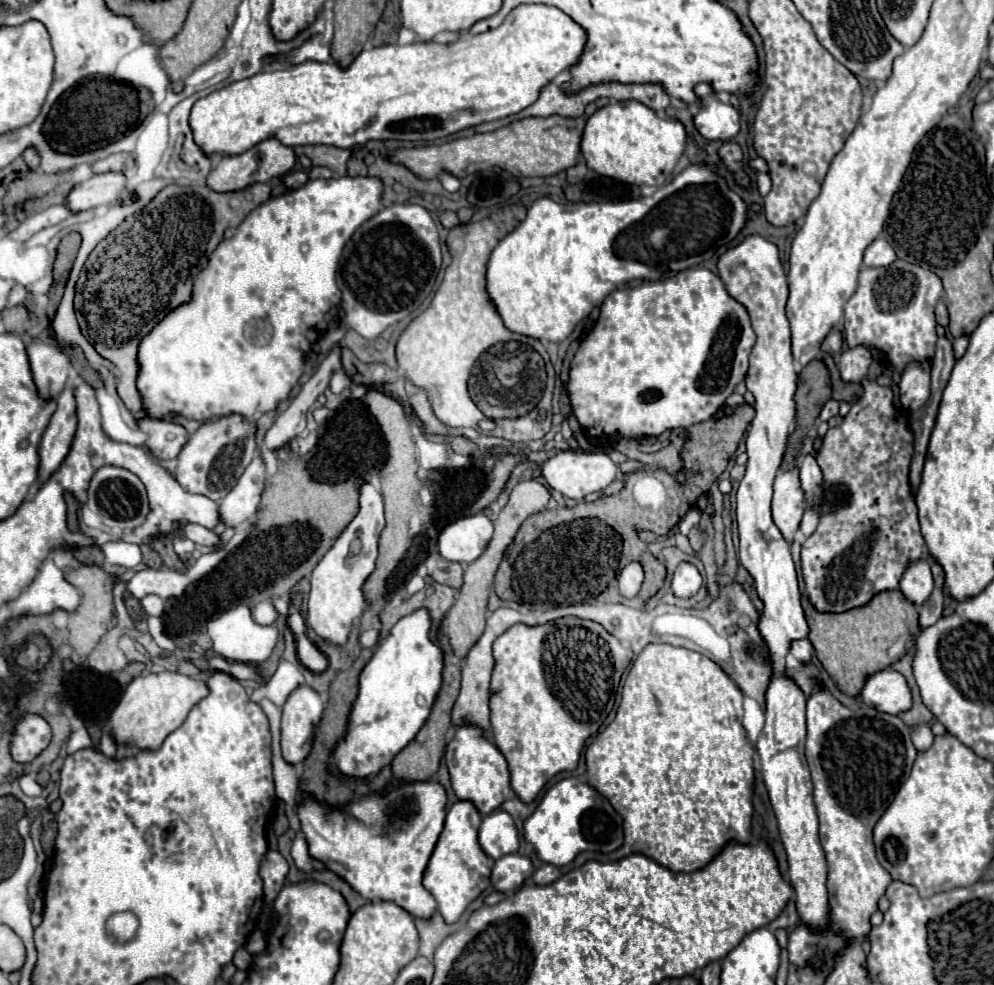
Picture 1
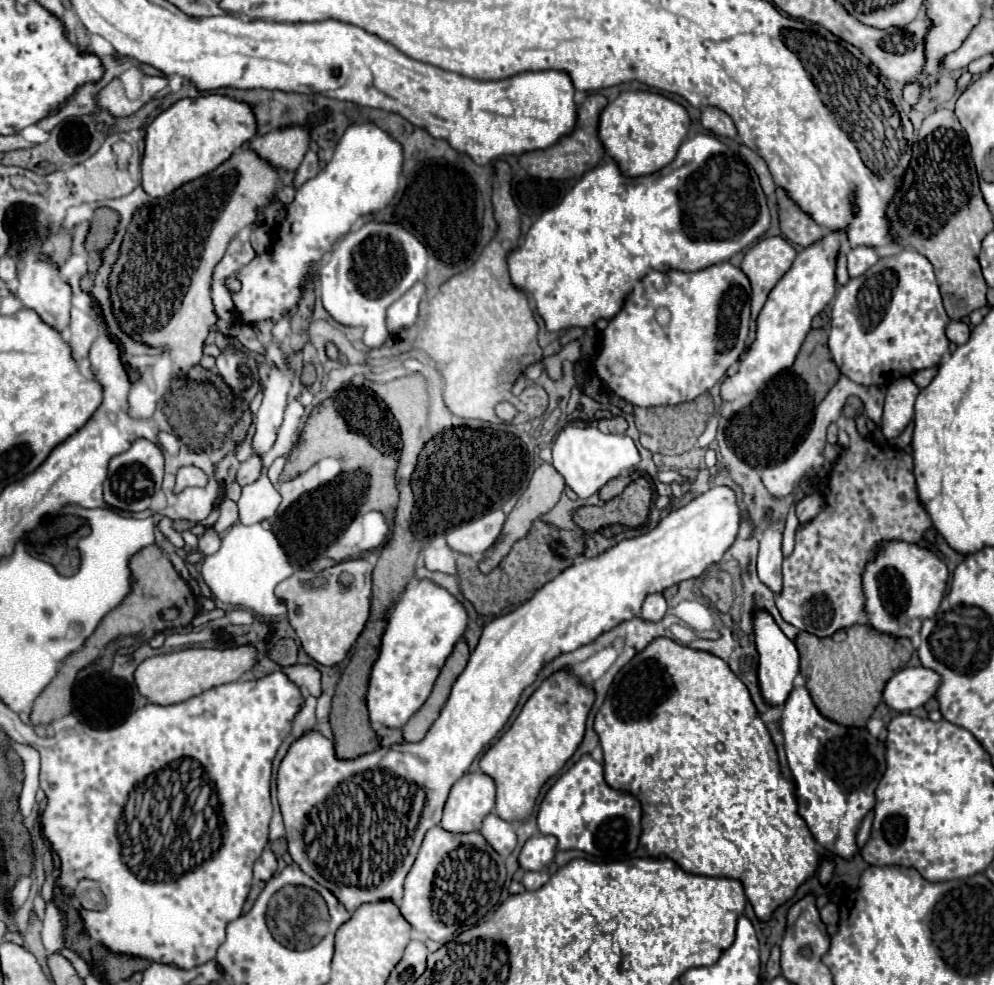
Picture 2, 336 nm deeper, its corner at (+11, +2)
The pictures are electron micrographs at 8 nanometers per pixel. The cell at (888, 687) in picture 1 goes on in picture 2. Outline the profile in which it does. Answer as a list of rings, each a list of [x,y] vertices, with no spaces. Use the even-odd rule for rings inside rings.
[[[918,666],[898,670],[882,692],[882,702],[896,712],[910,712],[924,706],[938,688],[938,674]]]

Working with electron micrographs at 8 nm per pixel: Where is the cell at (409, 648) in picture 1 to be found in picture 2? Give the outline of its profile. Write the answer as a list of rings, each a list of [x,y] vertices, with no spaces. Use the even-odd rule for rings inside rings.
[[[418,580],[388,608],[384,620],[386,630],[380,654],[372,666],[366,704],[370,722],[380,722],[386,728],[402,728],[432,692],[440,668],[466,630],[468,614],[450,592],[430,580]]]

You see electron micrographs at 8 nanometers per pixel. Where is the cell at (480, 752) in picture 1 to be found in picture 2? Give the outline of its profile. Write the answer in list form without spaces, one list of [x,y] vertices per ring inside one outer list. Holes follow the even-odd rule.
[[[466,772],[450,790],[440,826],[450,832],[476,832],[482,826],[484,816],[494,810],[494,794],[496,786],[490,776],[484,772]]]

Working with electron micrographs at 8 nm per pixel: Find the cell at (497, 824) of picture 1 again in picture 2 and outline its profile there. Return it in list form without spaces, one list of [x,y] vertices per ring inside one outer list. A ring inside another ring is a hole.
[[[488,814],[482,822],[480,834],[486,838],[486,842],[500,854],[500,856],[508,856],[514,846],[516,846],[516,832],[512,828],[510,822],[502,820],[496,814]]]

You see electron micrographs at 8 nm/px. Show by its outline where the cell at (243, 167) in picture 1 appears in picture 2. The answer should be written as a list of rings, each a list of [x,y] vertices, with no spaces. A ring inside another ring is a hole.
[[[292,126],[252,138],[250,150],[254,150],[260,160],[268,162],[278,172],[294,172],[308,152],[308,142],[308,130]]]

